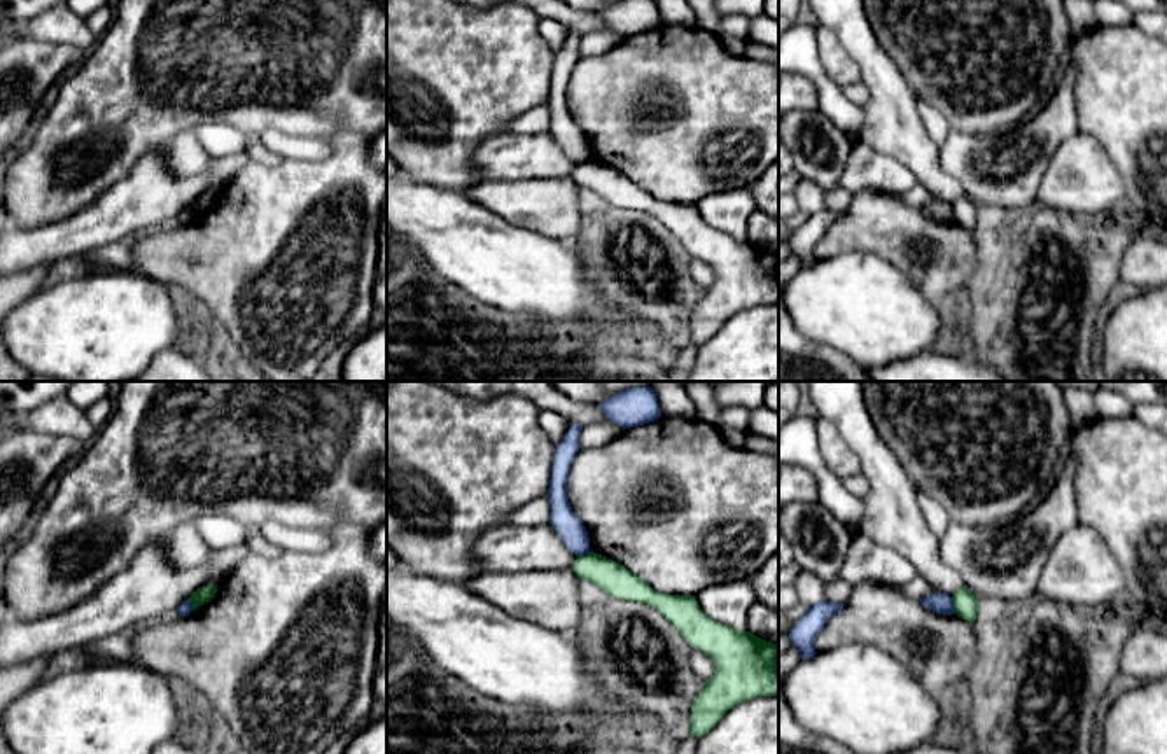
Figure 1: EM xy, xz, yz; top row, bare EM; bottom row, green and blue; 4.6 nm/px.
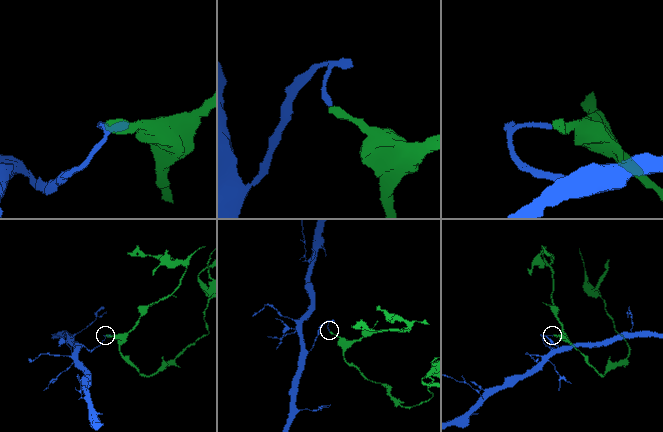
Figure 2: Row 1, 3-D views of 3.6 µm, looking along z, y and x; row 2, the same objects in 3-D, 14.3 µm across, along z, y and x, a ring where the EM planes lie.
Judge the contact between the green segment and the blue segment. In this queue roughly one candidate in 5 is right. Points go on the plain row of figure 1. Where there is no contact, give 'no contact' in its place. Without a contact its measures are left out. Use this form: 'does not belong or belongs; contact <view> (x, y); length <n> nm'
does not belong; contact yz (954, 214); length 80 nm

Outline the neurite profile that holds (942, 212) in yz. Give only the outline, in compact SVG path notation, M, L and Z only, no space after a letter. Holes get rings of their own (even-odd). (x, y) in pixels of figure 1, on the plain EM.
M945 201L924 205L920 206L920 212L936 222L943 222L943 224L955 222L952 205Z

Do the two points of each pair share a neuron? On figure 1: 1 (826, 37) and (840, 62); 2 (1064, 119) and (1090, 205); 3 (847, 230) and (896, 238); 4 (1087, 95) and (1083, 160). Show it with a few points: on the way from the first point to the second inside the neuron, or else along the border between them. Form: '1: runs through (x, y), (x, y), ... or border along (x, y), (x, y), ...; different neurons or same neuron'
1: runs through (828, 42), (835, 56); same neuron
2: border along (1078, 130), (1054, 153), (1045, 172); different neurons
3: runs through (859, 230), (884, 230); same neuron
4: border along (1080, 130), (1092, 135), (1113, 163); different neurons

